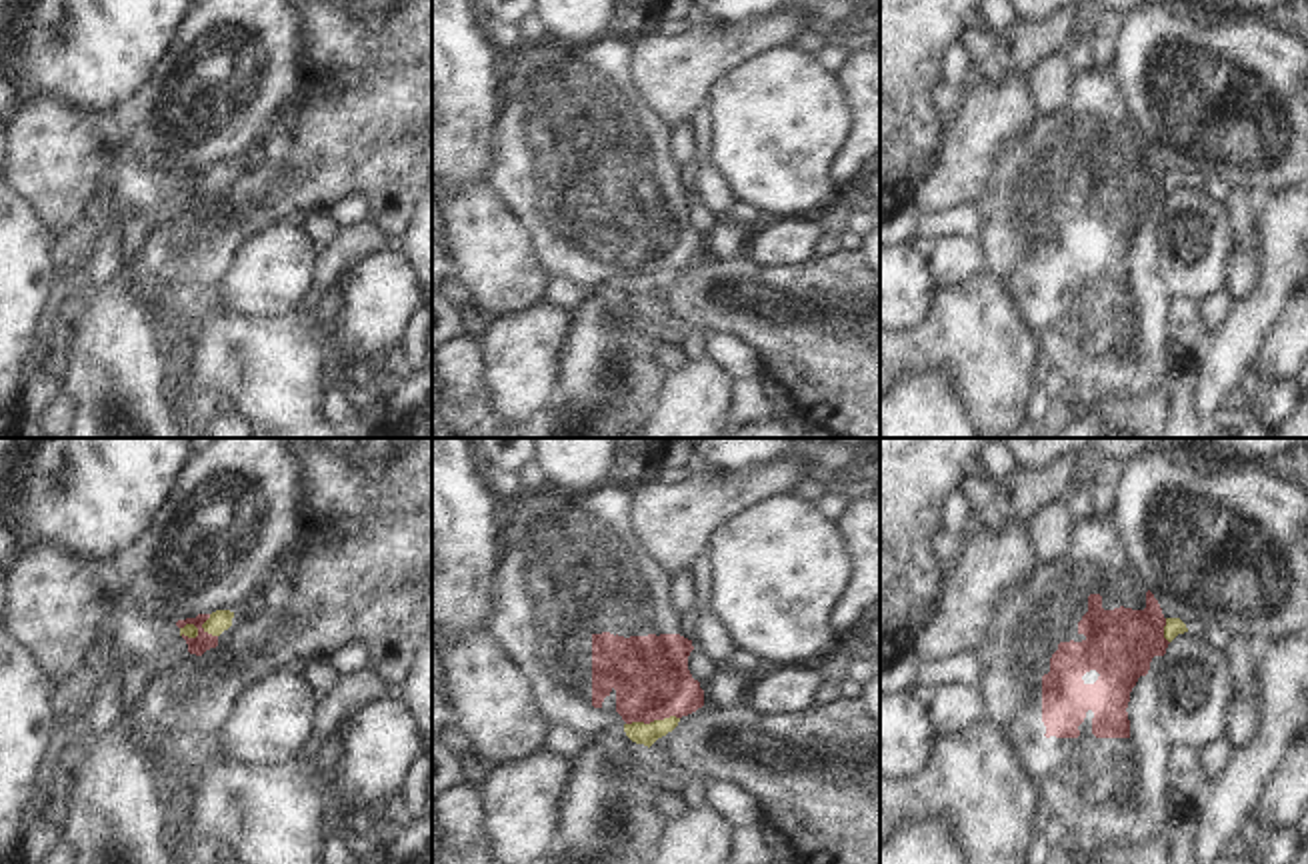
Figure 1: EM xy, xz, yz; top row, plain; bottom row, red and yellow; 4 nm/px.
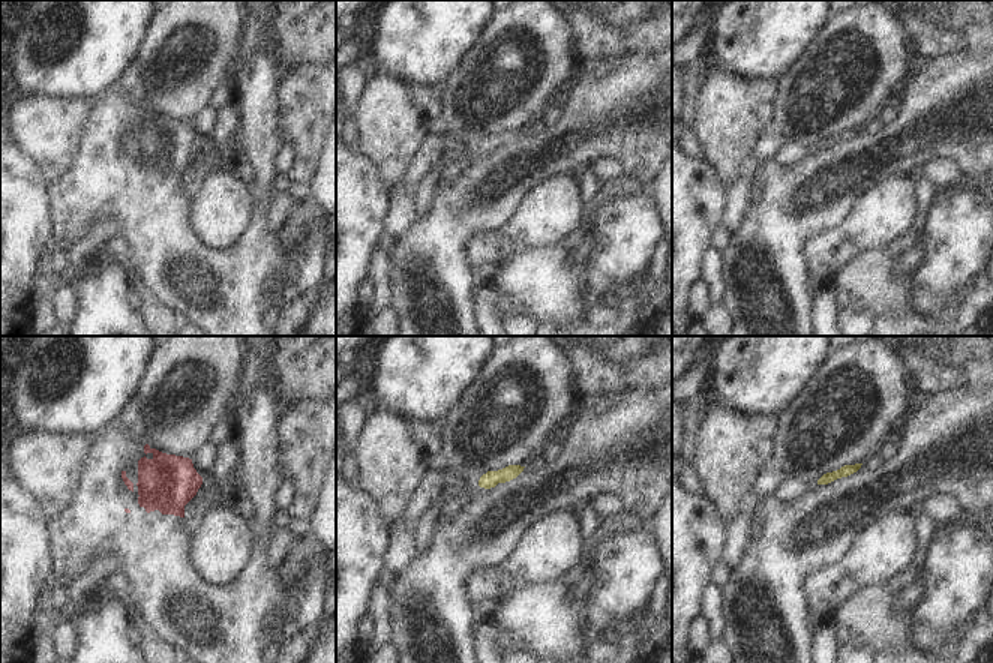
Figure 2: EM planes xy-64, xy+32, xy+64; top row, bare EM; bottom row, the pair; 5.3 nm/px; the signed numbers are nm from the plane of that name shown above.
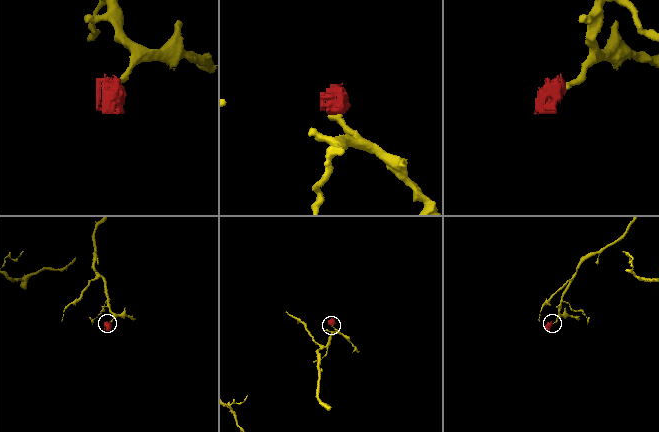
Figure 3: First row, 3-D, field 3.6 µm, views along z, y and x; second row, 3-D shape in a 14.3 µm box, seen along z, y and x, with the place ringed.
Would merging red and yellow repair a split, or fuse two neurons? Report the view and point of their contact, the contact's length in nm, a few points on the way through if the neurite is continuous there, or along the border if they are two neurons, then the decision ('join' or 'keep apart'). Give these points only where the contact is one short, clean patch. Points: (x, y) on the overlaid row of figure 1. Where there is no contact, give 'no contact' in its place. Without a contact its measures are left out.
contact xz (652, 720); length 220 nm; border xz (678, 716), (626, 724); keep apart

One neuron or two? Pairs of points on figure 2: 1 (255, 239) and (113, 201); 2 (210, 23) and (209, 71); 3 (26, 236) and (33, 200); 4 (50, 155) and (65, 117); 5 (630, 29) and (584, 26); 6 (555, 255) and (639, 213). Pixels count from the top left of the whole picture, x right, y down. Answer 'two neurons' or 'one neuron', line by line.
1: one neuron
2: one neuron
3: one neuron
4: one neuron
5: one neuron
6: two neurons

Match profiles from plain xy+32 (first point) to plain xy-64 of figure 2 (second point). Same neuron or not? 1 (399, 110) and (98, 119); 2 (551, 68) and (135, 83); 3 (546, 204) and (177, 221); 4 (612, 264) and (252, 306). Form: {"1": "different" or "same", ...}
{"1": "different", "2": "same", "3": "different", "4": "different"}

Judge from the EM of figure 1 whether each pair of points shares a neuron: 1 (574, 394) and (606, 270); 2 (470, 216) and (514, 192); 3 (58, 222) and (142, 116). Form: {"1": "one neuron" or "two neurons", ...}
{"1": "two neurons", "2": "two neurons", "3": "two neurons"}

